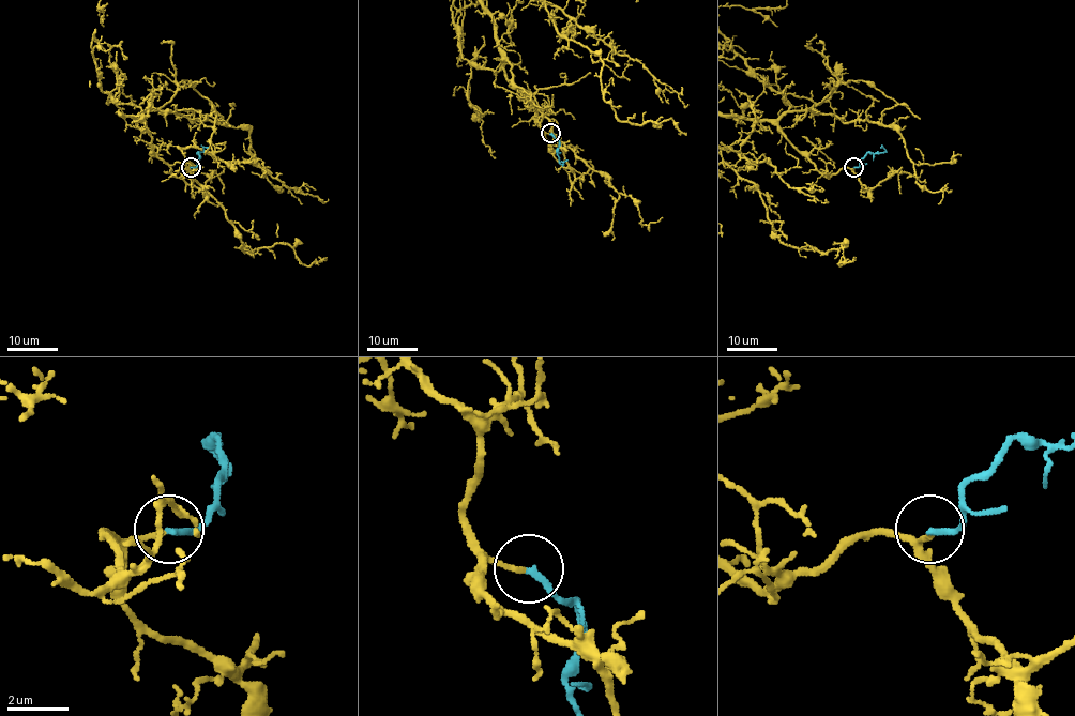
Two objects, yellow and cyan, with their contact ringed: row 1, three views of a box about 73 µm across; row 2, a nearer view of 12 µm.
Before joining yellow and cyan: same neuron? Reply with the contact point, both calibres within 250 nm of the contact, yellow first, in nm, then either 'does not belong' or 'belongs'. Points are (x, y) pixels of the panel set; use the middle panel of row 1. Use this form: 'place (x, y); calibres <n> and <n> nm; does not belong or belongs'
place (550, 133); calibres 160 and 200 nm; belongs

